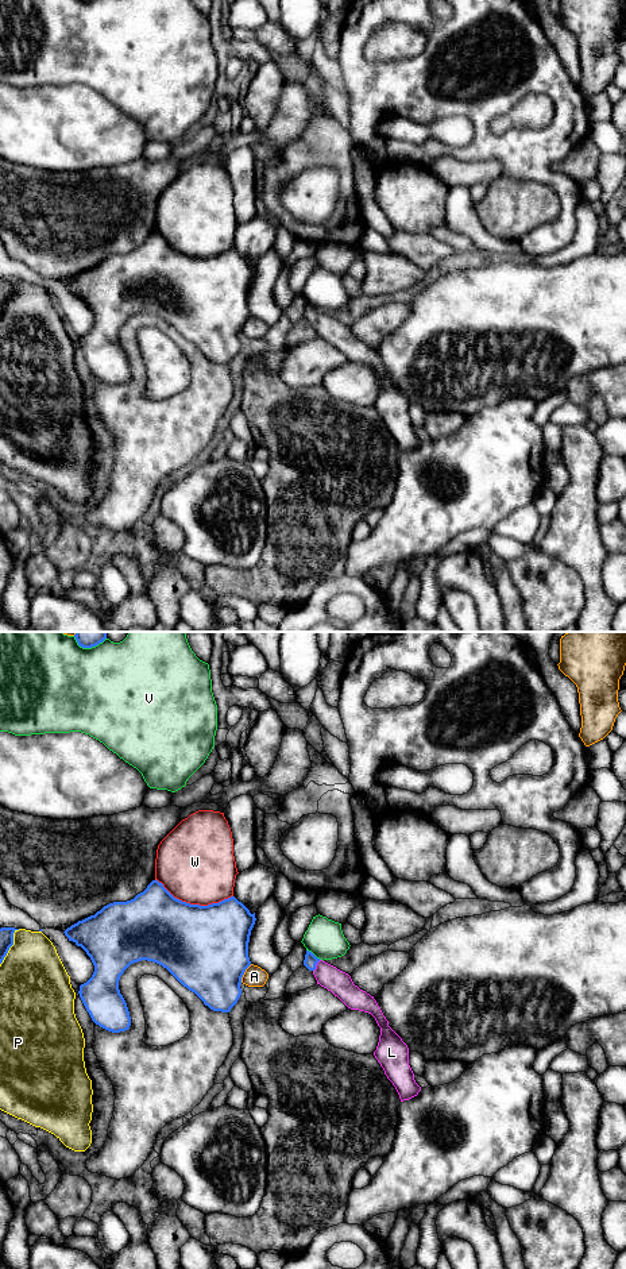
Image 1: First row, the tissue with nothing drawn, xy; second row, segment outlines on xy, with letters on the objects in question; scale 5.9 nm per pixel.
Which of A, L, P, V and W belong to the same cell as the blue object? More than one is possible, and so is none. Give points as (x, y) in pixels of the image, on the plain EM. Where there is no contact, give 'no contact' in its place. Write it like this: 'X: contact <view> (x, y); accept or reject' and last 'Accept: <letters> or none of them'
A: contact xy (243, 326); reject
L: contact xy (316, 316); accept
P: contact xy (11, 297); reject
V: contact xy (312, 305); reject
W: contact xy (194, 257); reject
Accept: L

